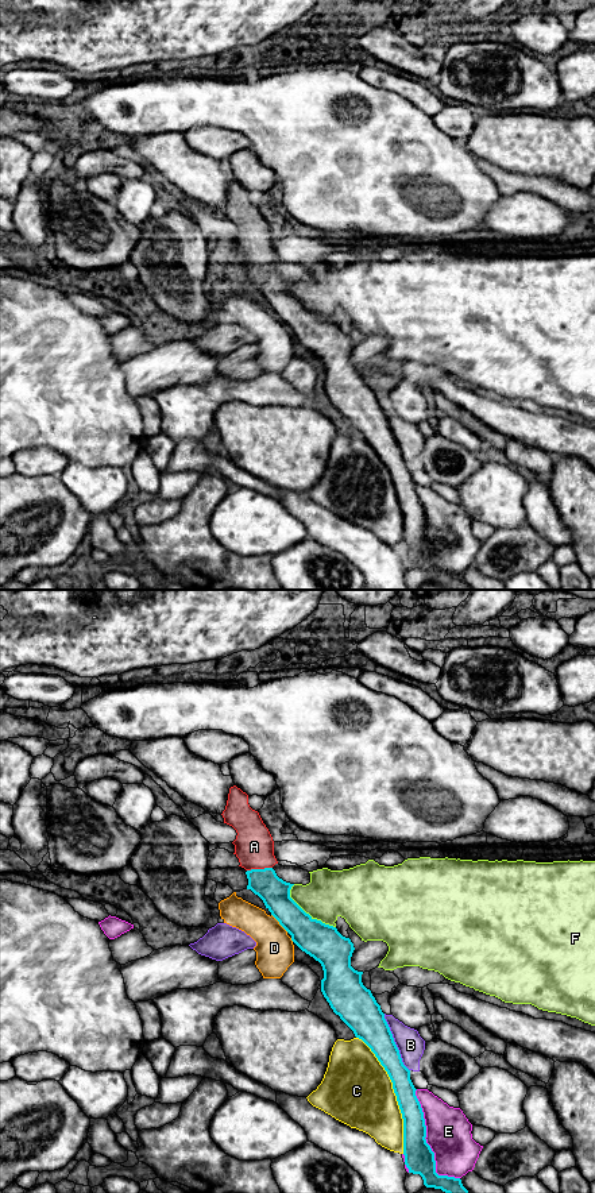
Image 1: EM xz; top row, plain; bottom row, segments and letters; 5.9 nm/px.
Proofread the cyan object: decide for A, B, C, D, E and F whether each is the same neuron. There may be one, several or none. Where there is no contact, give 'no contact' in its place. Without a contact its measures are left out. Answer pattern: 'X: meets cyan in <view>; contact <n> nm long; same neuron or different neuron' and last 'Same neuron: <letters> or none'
A: meets cyan in xz; contact 150 nm long; same neuron
B: meets cyan in xz; contact 380 nm long; different neuron
C: meets cyan in xz; contact 750 nm long; different neuron
D: meets cyan in xz; contact 150 nm long; different neuron
E: meets cyan in xz; contact 600 nm long; different neuron
F: meets cyan in xz; contact 360 nm long; different neuron
Same neuron: A

